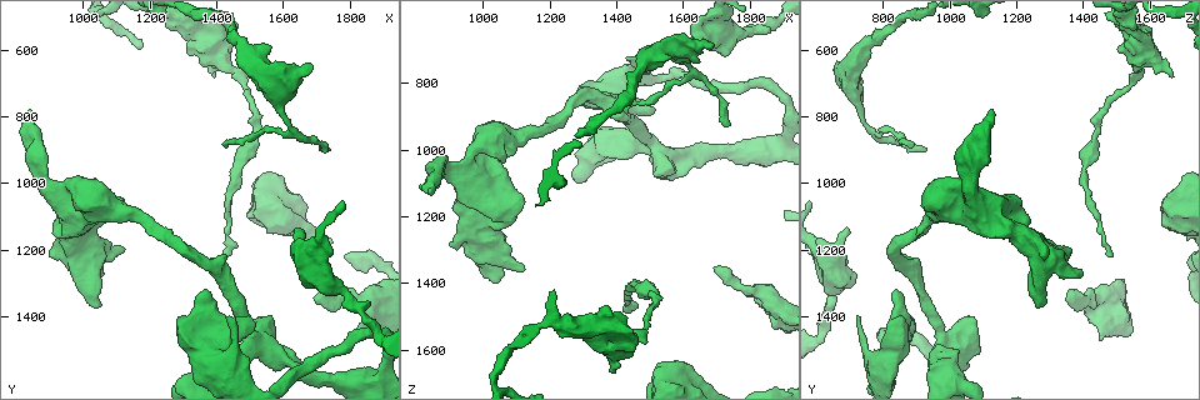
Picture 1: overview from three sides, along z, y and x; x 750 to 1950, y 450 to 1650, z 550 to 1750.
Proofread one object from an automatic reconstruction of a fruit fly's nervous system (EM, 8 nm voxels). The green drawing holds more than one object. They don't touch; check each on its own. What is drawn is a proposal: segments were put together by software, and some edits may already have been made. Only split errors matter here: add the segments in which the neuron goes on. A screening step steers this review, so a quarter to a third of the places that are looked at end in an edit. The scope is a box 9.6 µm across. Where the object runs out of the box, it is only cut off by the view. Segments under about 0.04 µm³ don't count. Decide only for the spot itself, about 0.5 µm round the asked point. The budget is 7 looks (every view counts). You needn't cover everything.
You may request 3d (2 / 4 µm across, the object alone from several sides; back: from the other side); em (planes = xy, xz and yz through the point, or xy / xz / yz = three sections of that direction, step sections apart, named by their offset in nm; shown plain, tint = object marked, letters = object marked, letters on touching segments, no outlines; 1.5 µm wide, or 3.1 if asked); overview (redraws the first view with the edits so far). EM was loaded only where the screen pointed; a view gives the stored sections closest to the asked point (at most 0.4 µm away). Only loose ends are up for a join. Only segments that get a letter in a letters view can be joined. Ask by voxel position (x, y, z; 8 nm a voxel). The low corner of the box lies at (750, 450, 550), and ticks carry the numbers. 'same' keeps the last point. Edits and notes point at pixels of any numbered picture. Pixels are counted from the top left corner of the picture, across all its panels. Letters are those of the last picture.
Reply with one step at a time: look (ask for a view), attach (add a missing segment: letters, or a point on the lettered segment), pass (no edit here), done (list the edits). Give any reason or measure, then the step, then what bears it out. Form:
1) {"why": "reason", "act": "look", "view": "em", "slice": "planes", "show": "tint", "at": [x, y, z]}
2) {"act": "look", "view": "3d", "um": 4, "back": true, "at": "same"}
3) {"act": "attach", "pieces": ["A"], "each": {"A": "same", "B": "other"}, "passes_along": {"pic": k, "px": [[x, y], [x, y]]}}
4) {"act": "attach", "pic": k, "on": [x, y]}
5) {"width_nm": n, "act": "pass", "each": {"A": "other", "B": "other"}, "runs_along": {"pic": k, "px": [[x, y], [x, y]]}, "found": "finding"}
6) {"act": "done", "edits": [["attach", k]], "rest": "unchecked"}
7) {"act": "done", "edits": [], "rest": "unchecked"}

{"why": "stops while still wide", "act": "look", "view": "em", "slice": "yz", "step": 8, "show": "tint", "at": [1810, 1460, 1450]}

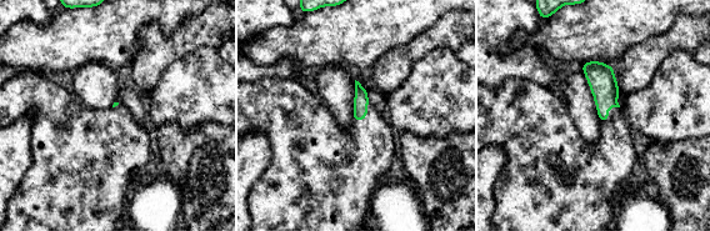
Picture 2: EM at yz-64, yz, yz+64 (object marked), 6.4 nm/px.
{"act": "look", "view": "em", "slice": "planes", "show": "letters", "at": "same"}

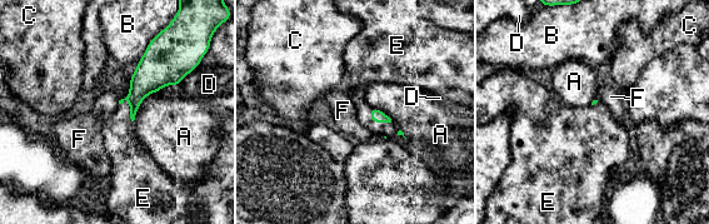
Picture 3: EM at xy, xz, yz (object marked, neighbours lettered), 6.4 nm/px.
{"act": "attach", "pieces": ["E"], "each": {"A": "other", "B": "other", "C": "other", "D": "other", "E": "same", "F": "other"}, "passes_along": {"pic": 3, "px": [[377, 115], [375, 122], [355, 89]]}, "found": "it goes on there"}

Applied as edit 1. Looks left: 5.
{"why": "see it whole again", "act": "look", "view": "overview"}

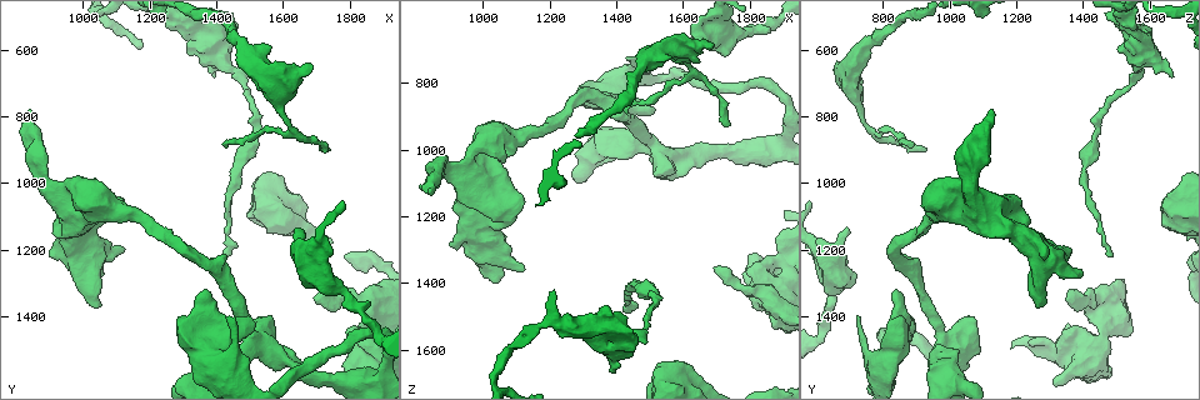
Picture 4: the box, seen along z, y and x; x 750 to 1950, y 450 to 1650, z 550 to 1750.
{"why": "thick end", "act": "look", "view": "3d", "um": 2, "back": true, "at": [1050, 1370, 1270]}

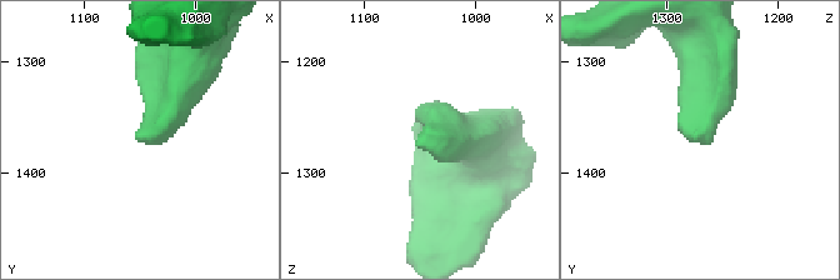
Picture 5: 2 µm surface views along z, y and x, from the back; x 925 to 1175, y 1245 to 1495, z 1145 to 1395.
{"why": "shape alone is not enough", "act": "look", "view": "em", "slice": "yz", "step": 4, "show": "tint", "at": [1054, 1364, 1274]}

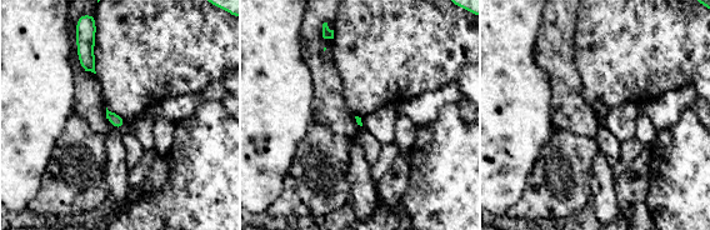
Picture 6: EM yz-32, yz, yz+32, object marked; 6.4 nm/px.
{"act": "look", "view": "em", "slice": "planes", "show": "letters", "at": "same"}

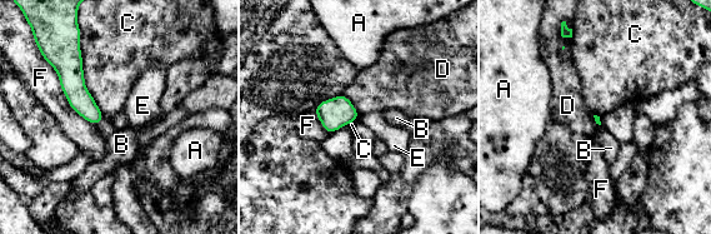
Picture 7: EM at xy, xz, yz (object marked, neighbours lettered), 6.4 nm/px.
{"longest_contact_nm": ["C", 500], "act": "pass", "each": {"A": "other", "B": "other", "C": "other", "D": "other", "E": "other", "F": "other"}, "found": "no lettered segment goes on from it"}

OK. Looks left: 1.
{"why": "free end", "act": "look", "view": "em", "slice": "planes", "show": "letters", "at": [1690, 650, 690]}

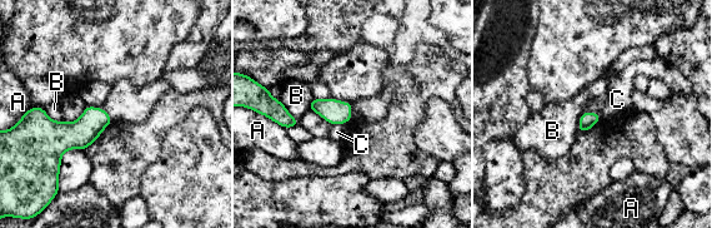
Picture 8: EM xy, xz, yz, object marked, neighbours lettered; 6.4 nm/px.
{"act": "pass", "each": {"A": "other", "B": "other", "C": "other"}, "border": {"pic": 8, "px": [[345, 123], [332, 125]]}, "found": "no lettered segment goes on from it"}

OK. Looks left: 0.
{"act": "done", "edits": [["attach", 3]], "rest": "unchecked"}

